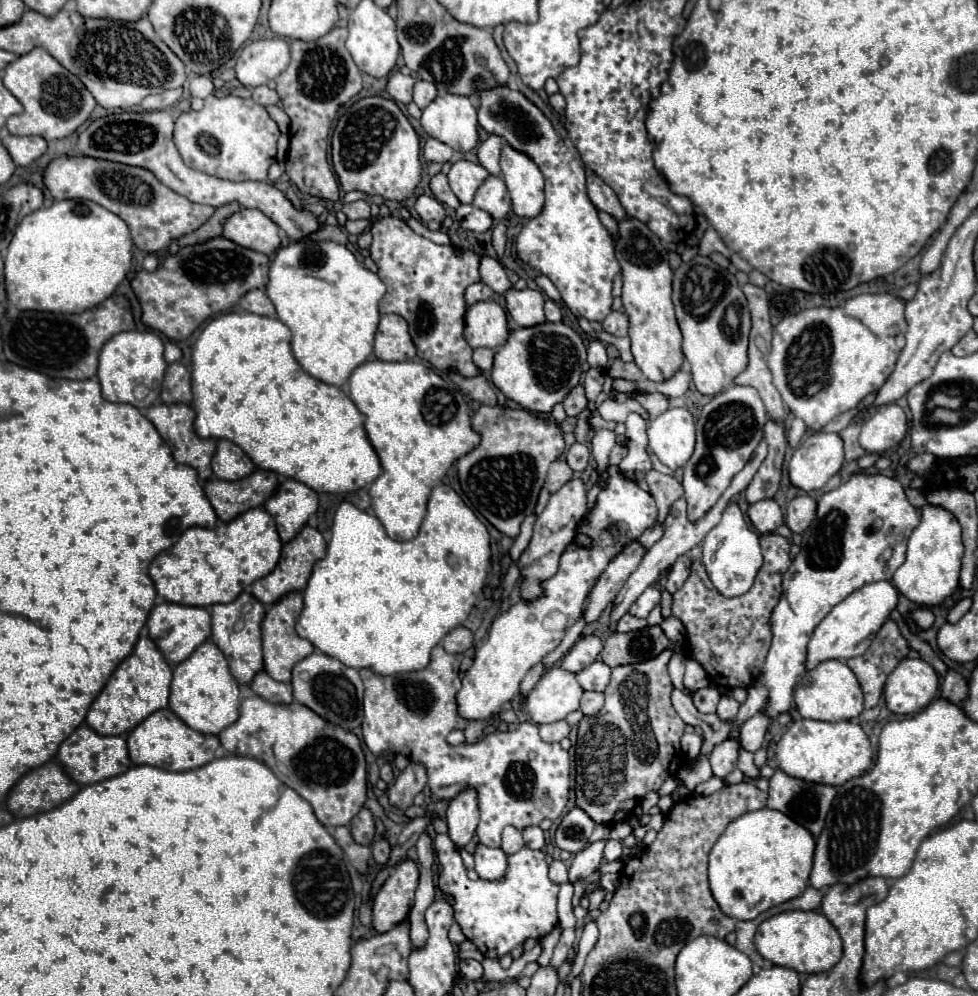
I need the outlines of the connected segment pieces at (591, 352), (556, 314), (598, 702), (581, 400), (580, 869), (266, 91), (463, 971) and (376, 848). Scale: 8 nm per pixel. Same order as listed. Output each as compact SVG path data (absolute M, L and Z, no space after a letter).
M593 340L593 342L589 344L589 348L587 348L587 362L589 362L589 366L593 366L593 368L607 368L609 358L607 358L605 344L603 344L603 342Z
M551 298L545 300L545 318L551 322L561 322L561 310Z
M583 692L581 698L581 712L585 716L593 716L603 708L603 692Z
M575 386L567 398L563 400L563 408L567 412L567 416L579 416L583 410L587 410L587 396L585 396L585 390L583 386Z
M597 840L587 844L587 848L583 848L581 852L577 852L569 866L569 880L577 882L593 874L603 860L603 848L605 848L605 840Z
M257 86L251 90L253 92L253 100L261 106L269 106L269 104L279 104L279 96L275 90L267 88L267 86Z
M459 960L459 974L467 980L479 980L483 976L483 966L477 960Z
M381 838L377 842L373 842L371 846L371 854L373 854L373 860L377 864L385 864L389 860L389 854L391 854L391 846L389 846L389 840L387 838Z

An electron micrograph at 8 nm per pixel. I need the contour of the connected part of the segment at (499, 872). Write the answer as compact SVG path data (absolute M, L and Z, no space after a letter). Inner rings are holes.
M477 844L473 856L475 856L475 870L477 870L479 878L499 880L505 876L507 856L503 854L501 848L489 848L489 846Z

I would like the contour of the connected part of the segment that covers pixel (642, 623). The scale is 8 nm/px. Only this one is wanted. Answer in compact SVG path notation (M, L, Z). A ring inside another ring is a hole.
M625 614L619 622L617 622L617 630L619 632L633 632L633 630L641 630L647 626L647 620L639 620L631 614Z

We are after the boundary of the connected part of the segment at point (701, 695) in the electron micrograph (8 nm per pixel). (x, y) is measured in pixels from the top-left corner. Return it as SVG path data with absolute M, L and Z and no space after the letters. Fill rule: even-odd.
M707 686L707 688L701 688L695 692L695 698L693 698L693 704L699 712L703 714L709 714L709 712L715 712L717 710L717 704L719 704L719 698L721 698L721 692L719 688L713 688L713 686Z

